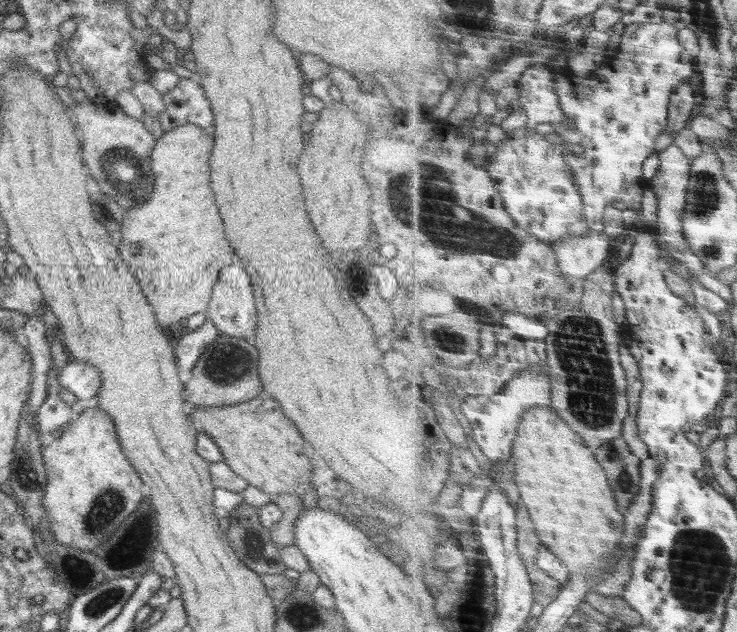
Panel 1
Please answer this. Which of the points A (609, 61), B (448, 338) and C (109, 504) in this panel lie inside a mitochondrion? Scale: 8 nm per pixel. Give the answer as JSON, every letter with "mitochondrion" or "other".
{"A":"other","B":"mitochondrion","C":"mitochondrion"}

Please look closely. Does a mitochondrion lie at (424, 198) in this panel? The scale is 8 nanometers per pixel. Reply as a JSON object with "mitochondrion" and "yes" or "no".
{"mitochondrion":"yes"}

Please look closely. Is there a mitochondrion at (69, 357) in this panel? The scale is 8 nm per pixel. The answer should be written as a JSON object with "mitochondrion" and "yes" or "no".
{"mitochondrion":"no"}

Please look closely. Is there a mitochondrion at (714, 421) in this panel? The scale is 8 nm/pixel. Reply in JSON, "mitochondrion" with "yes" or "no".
{"mitochondrion":"no"}

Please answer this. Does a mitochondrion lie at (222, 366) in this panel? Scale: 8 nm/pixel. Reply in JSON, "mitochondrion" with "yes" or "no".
{"mitochondrion":"yes"}

